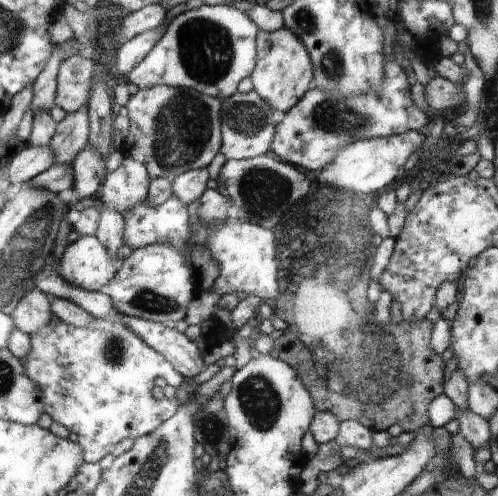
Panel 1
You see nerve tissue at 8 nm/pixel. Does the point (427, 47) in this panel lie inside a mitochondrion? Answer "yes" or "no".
no

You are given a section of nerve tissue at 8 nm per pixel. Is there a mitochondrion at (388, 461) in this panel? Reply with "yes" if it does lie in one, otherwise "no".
no

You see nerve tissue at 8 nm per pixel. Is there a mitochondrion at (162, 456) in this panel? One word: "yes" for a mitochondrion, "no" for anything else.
yes

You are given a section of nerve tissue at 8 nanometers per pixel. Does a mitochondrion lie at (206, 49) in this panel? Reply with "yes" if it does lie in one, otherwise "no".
yes

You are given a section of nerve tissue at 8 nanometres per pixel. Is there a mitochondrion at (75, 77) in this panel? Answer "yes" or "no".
yes

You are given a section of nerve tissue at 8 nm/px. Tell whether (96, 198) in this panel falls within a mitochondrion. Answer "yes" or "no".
no

